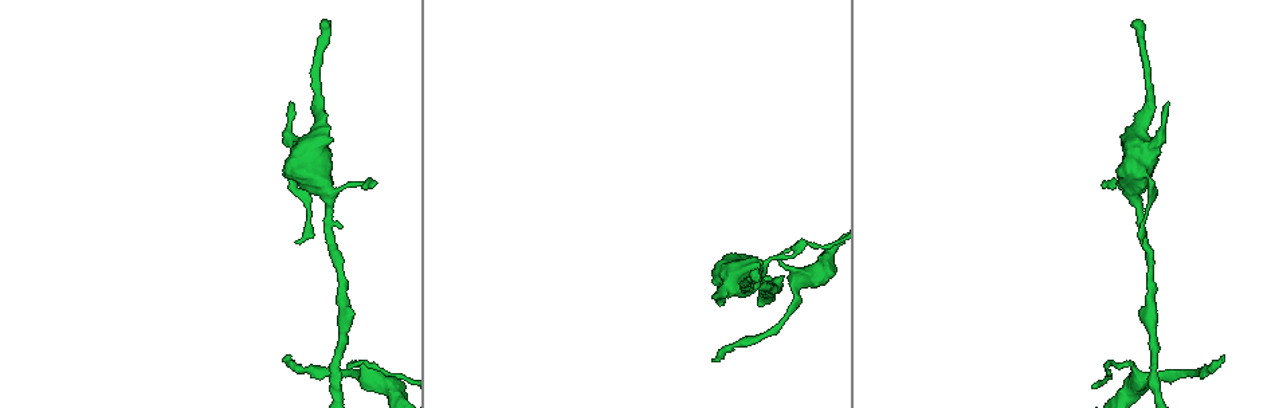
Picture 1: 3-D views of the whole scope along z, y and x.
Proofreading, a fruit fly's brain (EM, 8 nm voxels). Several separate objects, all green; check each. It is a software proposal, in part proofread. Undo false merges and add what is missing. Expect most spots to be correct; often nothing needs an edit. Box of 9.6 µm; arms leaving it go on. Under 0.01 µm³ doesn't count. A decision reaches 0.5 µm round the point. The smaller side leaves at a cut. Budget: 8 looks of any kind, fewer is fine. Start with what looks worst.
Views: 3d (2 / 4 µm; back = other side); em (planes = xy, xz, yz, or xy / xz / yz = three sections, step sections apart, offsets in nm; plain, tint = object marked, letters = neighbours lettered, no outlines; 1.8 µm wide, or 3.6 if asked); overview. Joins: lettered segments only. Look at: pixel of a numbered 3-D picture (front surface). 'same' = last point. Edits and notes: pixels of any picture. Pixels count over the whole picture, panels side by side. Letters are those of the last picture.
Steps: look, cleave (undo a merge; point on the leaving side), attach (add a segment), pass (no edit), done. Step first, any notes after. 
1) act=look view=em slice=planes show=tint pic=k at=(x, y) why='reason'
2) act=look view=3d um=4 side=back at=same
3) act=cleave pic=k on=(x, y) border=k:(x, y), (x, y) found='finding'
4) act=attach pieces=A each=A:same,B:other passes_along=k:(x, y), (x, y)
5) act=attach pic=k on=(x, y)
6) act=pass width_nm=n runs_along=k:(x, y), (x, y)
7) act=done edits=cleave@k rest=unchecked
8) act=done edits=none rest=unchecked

act=look view=3d um=4 side=back pic=1 at=(286, 354) why='end of a long branch'

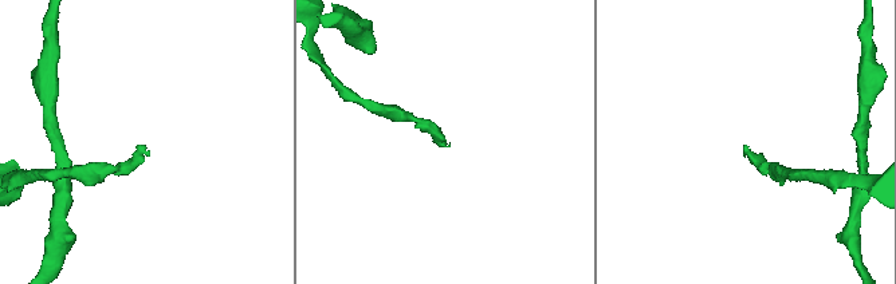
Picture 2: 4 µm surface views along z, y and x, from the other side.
act=look view=em slice=xz step=8 show=letters pic=2 at=(147, 147)

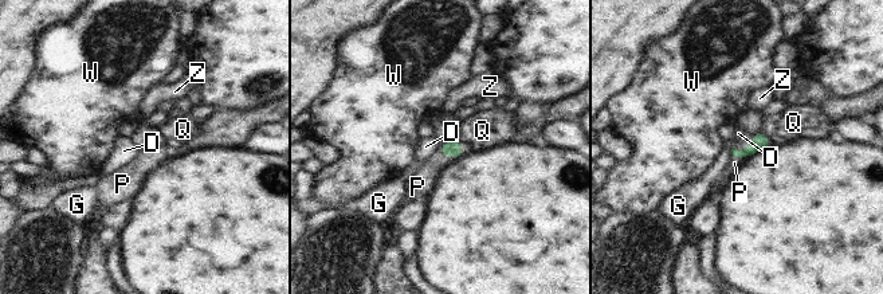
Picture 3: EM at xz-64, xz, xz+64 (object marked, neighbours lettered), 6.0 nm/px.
act=look view=em slice=planes show=letters at=same

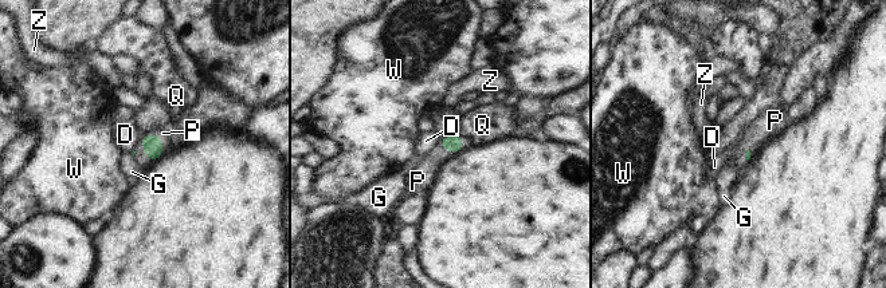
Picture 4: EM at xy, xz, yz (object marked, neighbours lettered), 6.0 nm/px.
act=attach pieces=P each=D:other,G:other,P:same,Q:other,W:other,Z:other passes_along=4:(152, 144), (141, 142), (141, 160) found='the neuron continues'

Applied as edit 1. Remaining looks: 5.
act=look view=overview

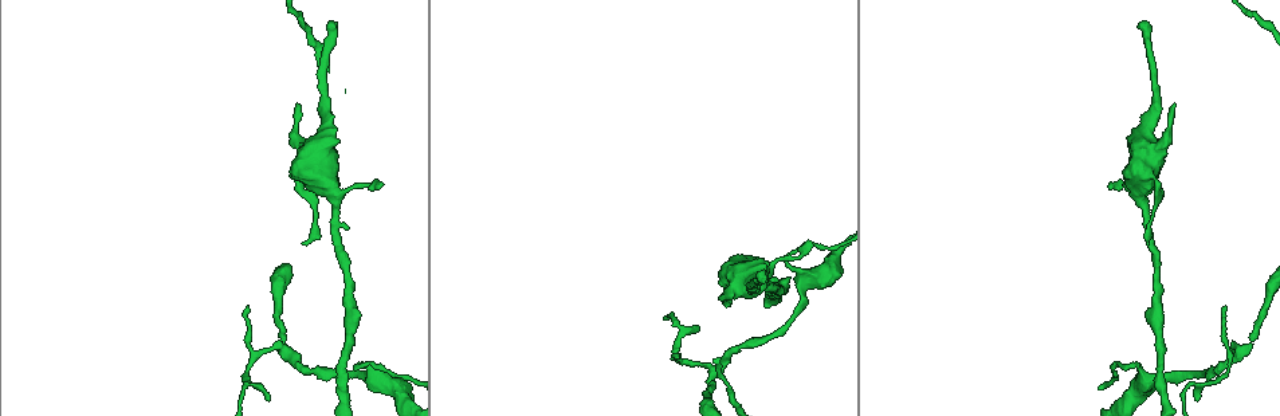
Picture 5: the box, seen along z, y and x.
act=look view=em slice=xz step=8 show=letters pic=5 at=(763, 268) why='an open end'

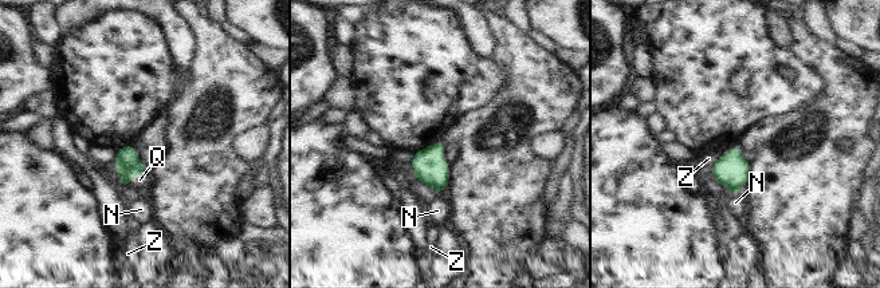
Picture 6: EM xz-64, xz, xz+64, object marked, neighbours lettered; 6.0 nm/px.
act=attach pieces=Q width_nm=130 each=N:other,Q:same,Z:other passes_along=6:(128, 164), (137, 173), (141, 182) found='it goes on there'

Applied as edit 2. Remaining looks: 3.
act=look view=overview

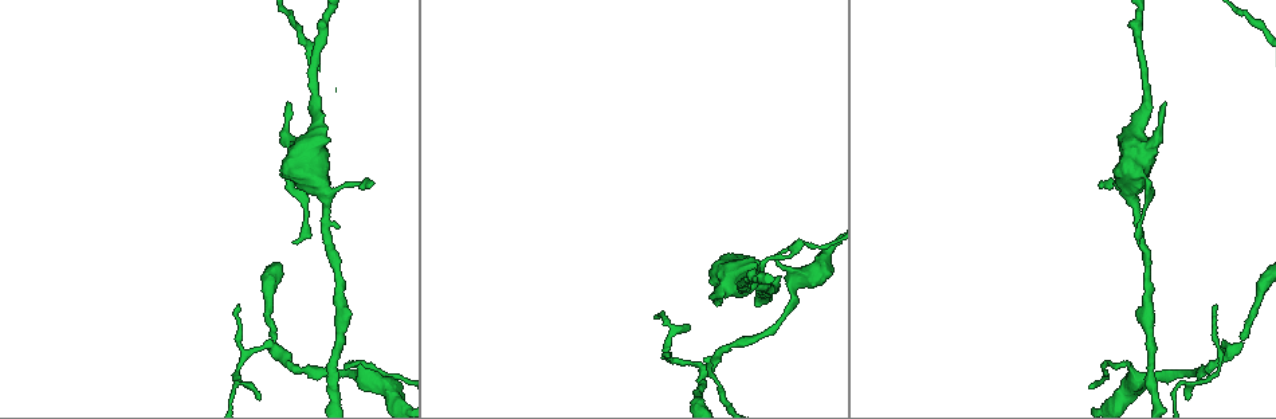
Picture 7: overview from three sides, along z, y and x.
act=look view=em um=3.6 slice=planes show=tint pic=7 at=(324, 191) why='thin arm on a thick one'

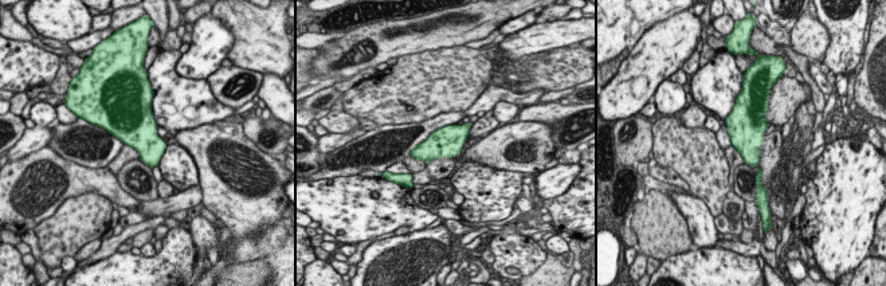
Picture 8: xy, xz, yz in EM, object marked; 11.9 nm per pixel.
act=look view=em um=3.6 slice=planes show=letters at=same why='what lies round it'

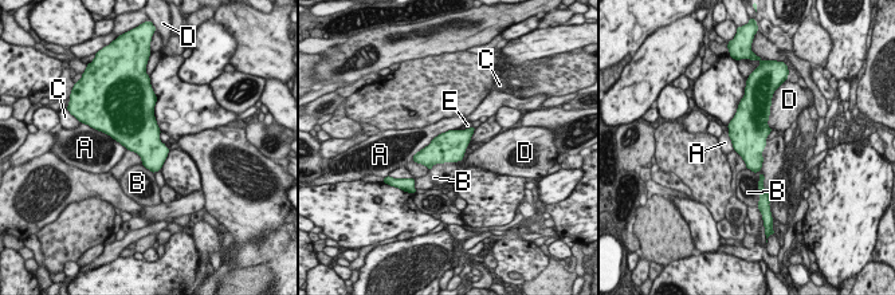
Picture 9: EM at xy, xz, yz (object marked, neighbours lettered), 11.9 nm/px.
act=pass width_nm=380 each=A:other,B:other,C:other,D:other,E:other border=9:(456, 129), (439, 133), (412, 158) found='one neuron here'

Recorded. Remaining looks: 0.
act=done edits=attach@4,attach@6 rest=unchecked

